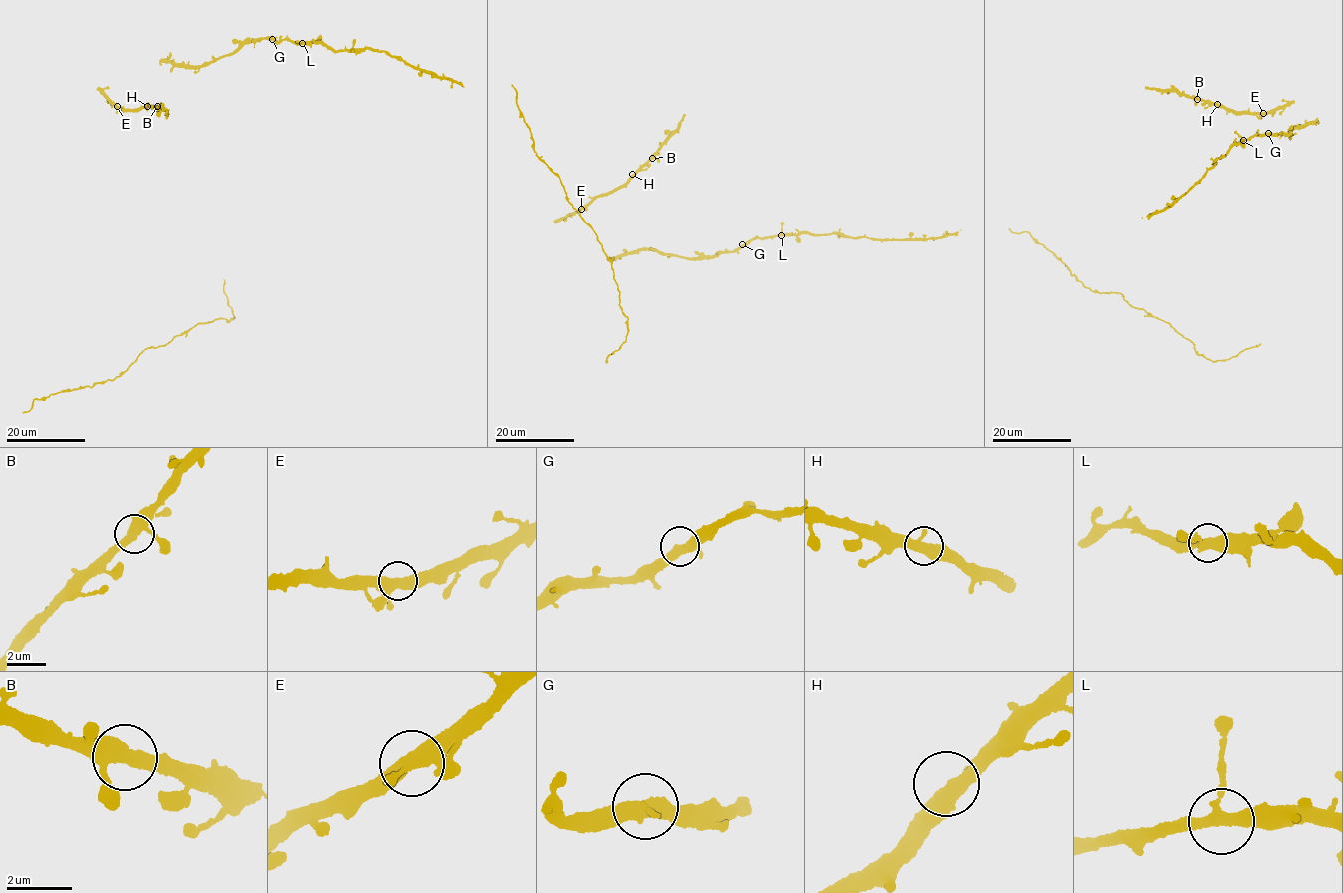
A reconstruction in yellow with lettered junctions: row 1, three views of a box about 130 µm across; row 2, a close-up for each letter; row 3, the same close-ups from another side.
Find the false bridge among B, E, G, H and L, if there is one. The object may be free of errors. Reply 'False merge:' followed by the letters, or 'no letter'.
False merge: no letter

